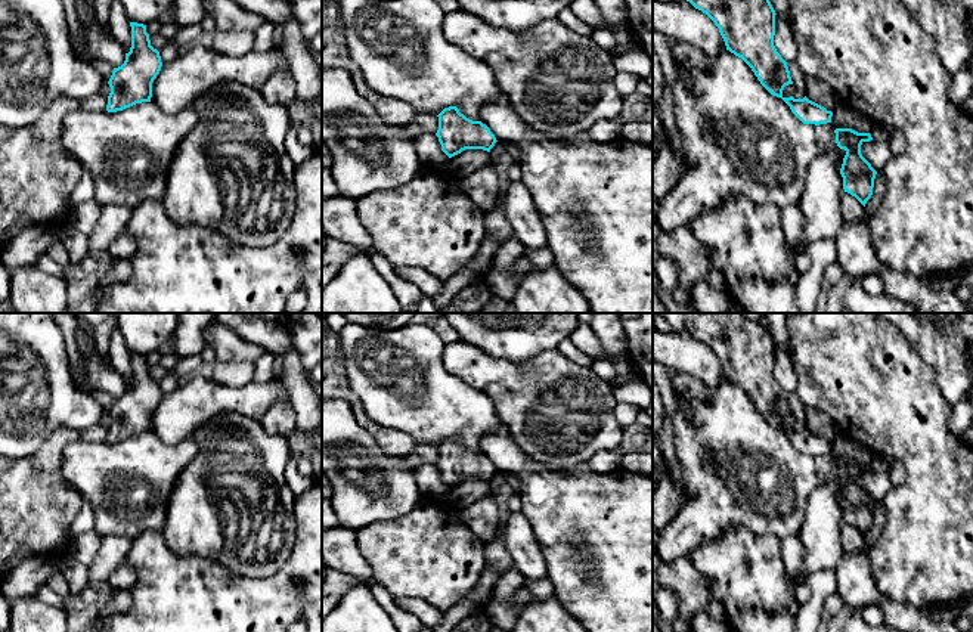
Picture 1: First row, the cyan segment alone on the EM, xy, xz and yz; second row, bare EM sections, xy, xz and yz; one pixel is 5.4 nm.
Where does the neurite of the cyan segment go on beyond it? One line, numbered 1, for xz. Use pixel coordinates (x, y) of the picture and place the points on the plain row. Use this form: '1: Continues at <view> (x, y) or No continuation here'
1: No continuation here

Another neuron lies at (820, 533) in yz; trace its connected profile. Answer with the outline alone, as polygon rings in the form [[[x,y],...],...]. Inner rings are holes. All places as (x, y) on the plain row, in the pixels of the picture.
[[[834,474],[828,483],[816,487],[808,498],[805,518],[797,535],[805,549],[806,577],[819,570],[836,570],[845,555],[840,540],[840,529],[845,523],[840,499],[845,486],[846,481]]]

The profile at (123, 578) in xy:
[[[123,561],[111,574],[109,585],[120,591],[128,591],[136,583],[136,571],[128,561]]]

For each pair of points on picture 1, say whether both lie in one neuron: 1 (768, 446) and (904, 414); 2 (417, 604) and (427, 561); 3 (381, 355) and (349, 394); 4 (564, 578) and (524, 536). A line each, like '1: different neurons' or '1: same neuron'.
1: different neurons
2: different neurons
3: different neurons
4: different neurons

